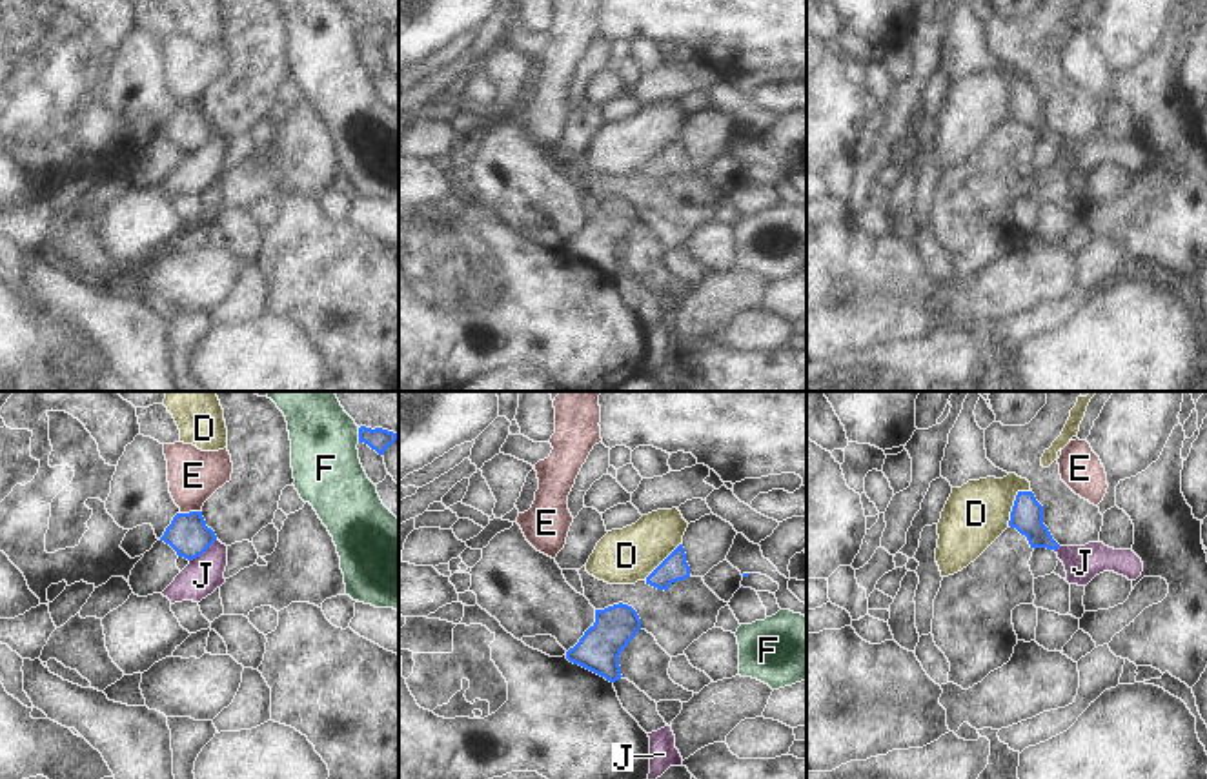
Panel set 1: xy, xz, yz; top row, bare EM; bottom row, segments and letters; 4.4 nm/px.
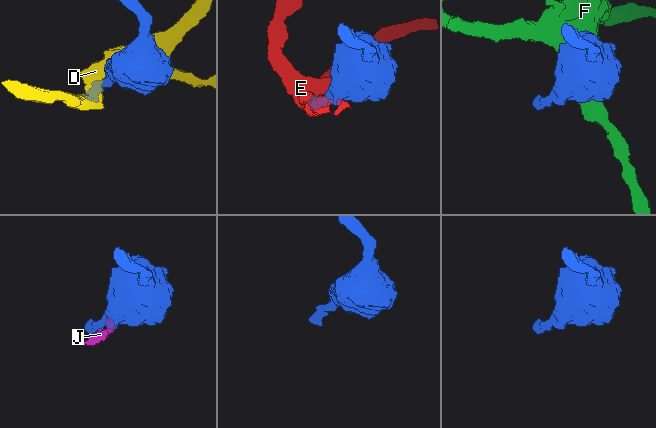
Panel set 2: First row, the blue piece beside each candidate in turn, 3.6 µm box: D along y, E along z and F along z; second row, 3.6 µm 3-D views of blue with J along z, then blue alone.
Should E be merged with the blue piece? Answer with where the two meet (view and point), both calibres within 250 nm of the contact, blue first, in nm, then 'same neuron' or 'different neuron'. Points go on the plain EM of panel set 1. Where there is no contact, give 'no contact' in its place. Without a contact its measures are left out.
xy (190, 104) | 180/240 nm | different neuron

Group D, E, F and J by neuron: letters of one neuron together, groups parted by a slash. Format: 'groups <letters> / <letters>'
groups D / E / F / J

